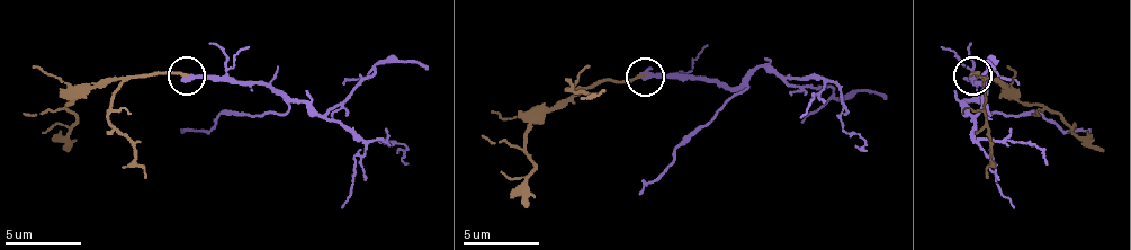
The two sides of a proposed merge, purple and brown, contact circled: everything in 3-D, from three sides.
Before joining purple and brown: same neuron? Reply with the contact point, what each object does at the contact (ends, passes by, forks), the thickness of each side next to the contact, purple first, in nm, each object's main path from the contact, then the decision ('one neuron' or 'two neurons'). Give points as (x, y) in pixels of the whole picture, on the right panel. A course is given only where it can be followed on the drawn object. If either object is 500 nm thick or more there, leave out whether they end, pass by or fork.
at (972, 76); purple ends there; brown ends there; 460 nm thick on the purple side, 180 nm on the other; purple runs (971, 77), (983, 88), (965, 103), (971, 133), (983, 141), (1037, 144), (1048, 163); brown runs (971, 77), (976, 72), (1002, 83), (1021, 103), (1048, 107), (1104, 152); two neurons

